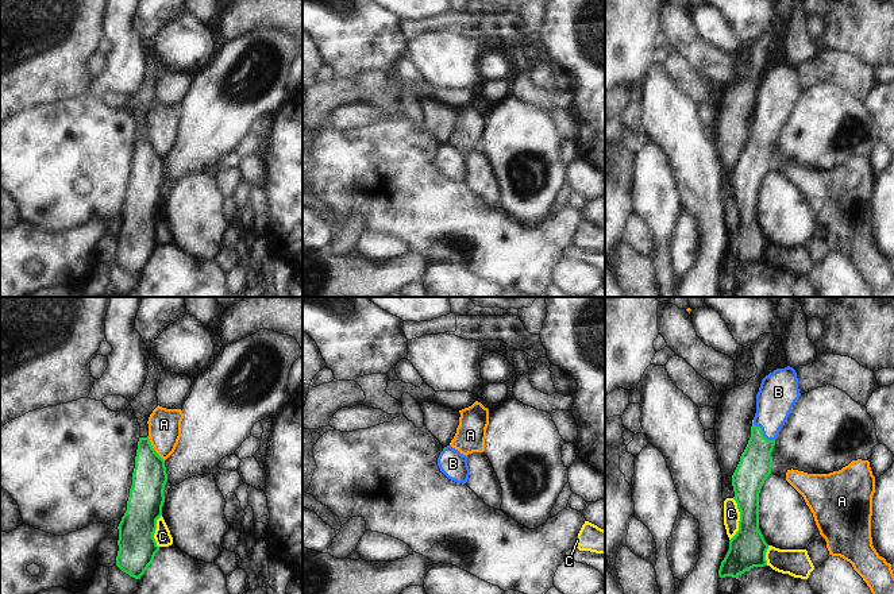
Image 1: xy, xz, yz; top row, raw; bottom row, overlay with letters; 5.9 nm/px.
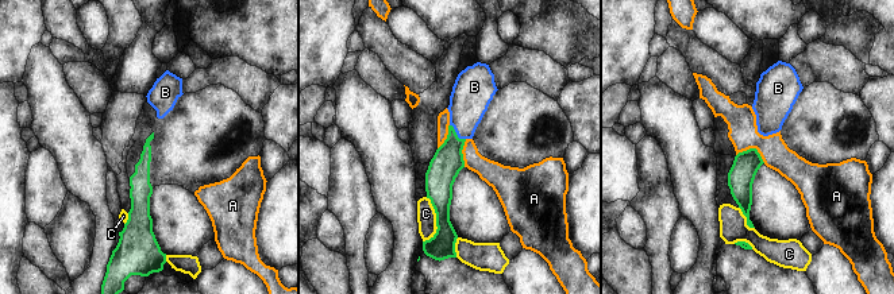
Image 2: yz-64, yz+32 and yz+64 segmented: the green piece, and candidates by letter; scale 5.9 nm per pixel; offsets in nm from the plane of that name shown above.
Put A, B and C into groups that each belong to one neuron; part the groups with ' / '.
A / B / C

